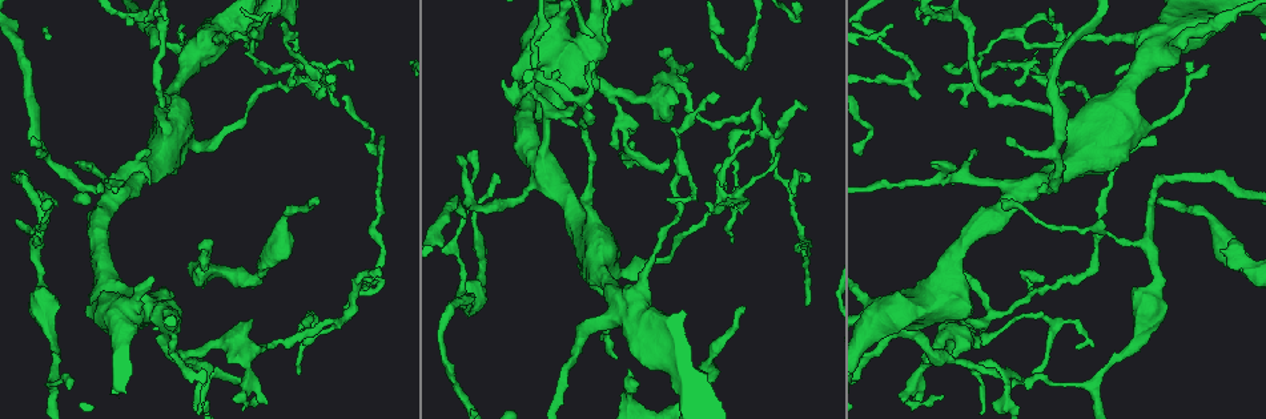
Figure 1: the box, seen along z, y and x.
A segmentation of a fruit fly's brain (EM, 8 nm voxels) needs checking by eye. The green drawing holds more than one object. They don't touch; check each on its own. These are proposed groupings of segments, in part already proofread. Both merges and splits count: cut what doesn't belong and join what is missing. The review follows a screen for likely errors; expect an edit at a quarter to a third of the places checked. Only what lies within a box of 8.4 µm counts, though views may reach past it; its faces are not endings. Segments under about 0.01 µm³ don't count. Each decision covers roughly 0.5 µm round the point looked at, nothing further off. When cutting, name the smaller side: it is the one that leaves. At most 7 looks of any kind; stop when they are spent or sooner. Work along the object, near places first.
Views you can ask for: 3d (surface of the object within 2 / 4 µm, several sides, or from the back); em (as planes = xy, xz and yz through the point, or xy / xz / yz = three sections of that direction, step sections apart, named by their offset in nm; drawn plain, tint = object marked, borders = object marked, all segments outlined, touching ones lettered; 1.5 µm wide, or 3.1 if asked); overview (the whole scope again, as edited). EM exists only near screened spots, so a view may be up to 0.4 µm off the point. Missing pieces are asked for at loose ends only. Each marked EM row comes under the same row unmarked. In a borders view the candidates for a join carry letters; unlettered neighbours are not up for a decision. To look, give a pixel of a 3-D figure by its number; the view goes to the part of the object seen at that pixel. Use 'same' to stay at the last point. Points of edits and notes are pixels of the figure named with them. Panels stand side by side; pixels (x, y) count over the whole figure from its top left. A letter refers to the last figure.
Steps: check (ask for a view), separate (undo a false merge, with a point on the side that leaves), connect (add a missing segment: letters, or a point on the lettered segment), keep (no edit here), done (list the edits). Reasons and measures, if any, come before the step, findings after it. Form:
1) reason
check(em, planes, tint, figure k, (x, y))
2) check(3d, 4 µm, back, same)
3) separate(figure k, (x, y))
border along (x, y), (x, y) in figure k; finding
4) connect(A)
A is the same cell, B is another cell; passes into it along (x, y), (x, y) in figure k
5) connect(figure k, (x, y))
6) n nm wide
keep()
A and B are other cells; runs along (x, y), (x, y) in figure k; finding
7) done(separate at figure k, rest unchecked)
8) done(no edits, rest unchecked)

branch stops here
check(3d, 4 µm, figure 1, (316, 196))

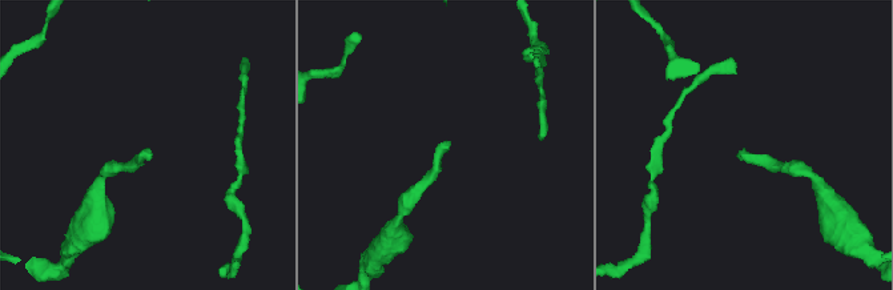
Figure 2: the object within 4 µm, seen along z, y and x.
now the EM
check(em, xy, step 8, borders, figure 2, (743, 149))

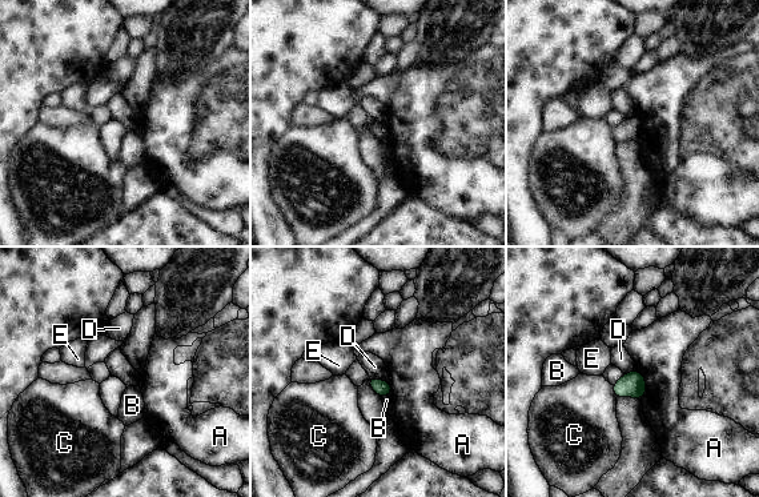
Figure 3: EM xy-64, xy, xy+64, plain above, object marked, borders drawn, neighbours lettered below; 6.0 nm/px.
check(em, planes, borders, same)

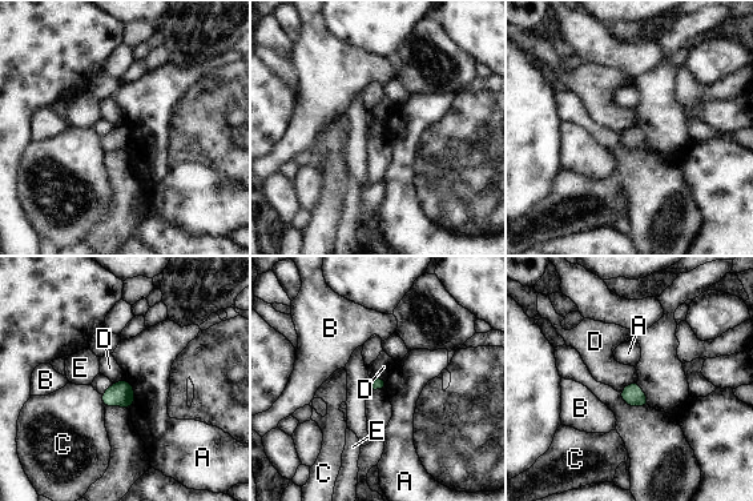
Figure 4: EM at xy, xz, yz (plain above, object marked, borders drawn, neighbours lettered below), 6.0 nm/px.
A touches over 190 nm
keep()
A, B, C, D and E are other cells; border along (369, 375), (387, 380) in figure 4; no lettered segment goes on from it

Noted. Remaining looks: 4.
tapers out
check(3d, 2 µm, figure 1, (715, 95))

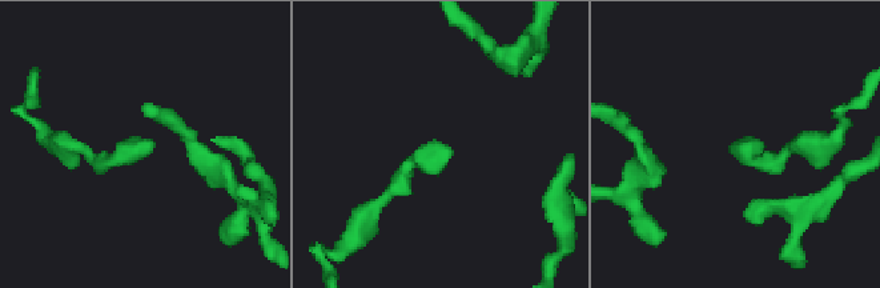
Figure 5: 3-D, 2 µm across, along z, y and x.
check(em, planes, borders, figure 5, (445, 145))

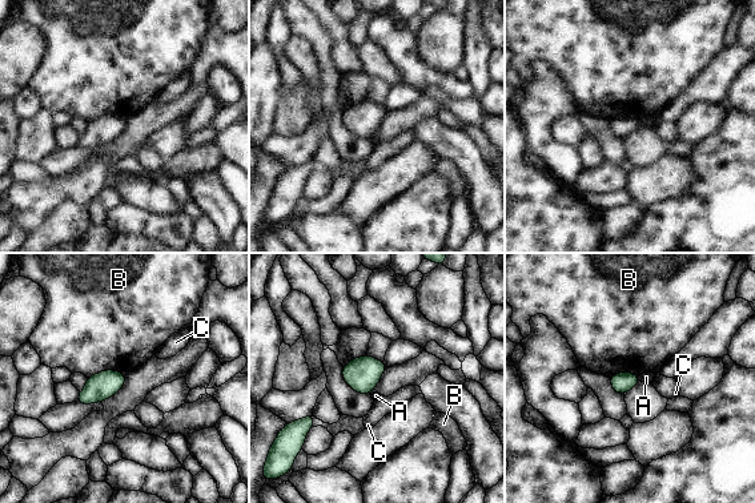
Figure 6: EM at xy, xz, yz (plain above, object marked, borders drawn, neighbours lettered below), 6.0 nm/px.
keep()
A, B and C are other cells; border along (127, 374), (103, 370), (87, 378) in figure 6; none of them fits

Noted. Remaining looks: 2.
check(em, yz, step 4, tint, figure 1, (45, 155))

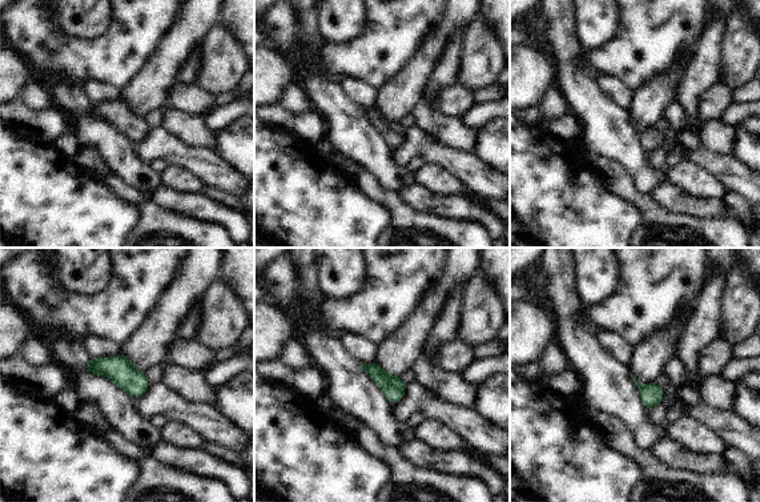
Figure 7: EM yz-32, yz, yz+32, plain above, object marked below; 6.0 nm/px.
cut it another way
check(em, planes, borders, same)

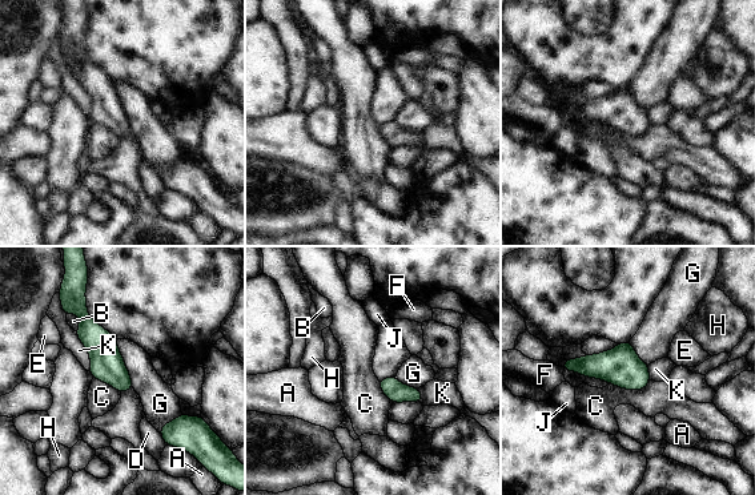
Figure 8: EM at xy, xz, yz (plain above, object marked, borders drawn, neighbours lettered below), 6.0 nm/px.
G touches over 320 nm
keep()
A, B, C, D, E, F, G, H, J and K are other cells; runs along (79, 302), (107, 365), (128, 386) in figure 8; one cell here

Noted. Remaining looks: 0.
done(no edits, rest unchecked)

